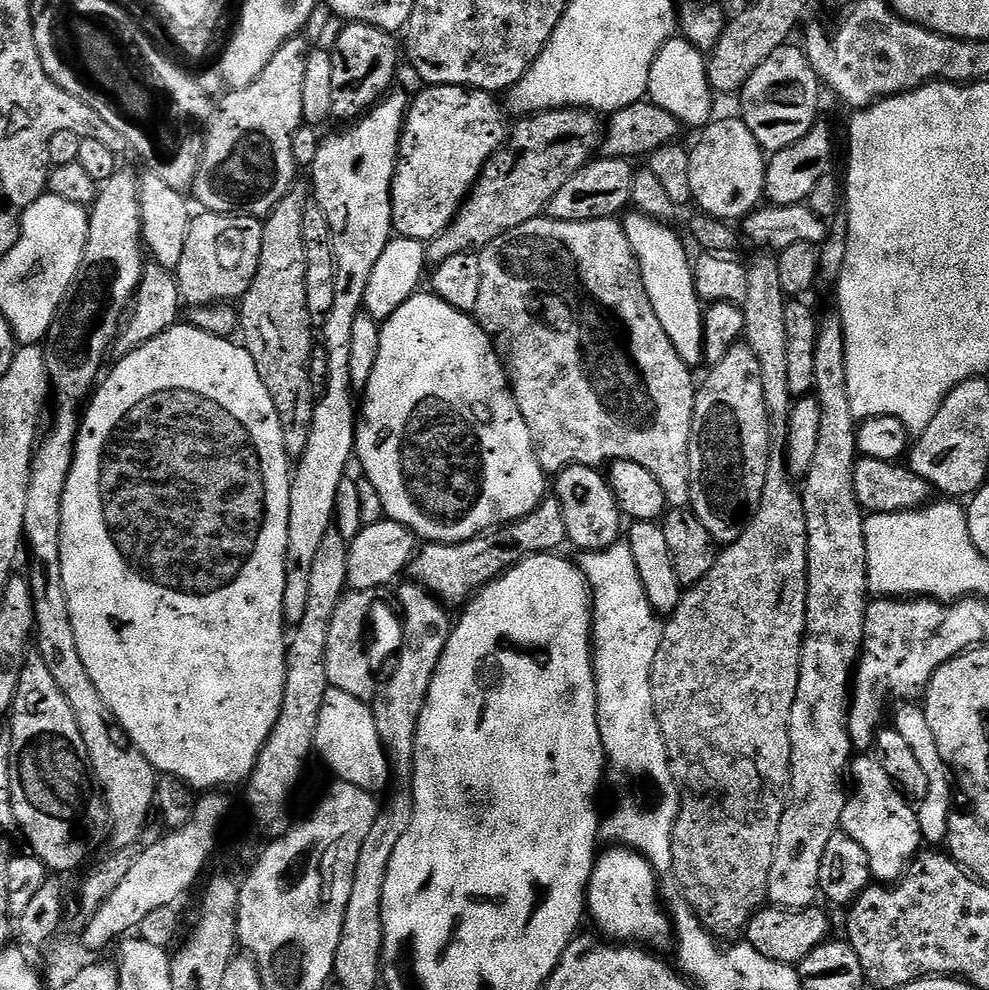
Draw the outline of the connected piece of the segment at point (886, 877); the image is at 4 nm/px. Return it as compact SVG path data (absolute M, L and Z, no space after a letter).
M860 754L851 761L850 795L844 803L840 828L866 850L872 875L880 882L899 880L922 848L916 808L886 774L883 759L876 754Z

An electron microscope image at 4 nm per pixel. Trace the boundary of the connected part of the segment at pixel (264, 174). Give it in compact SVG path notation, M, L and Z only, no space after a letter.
M303 35L290 38L278 50L274 58L266 62L266 70L245 88L231 89L228 97L215 109L204 132L204 149L197 166L197 174L190 187L199 206L205 212L232 212L236 216L267 217L282 202L284 195L297 183L298 169L294 162L292 139L302 126L302 81L306 74L306 58L310 44Z

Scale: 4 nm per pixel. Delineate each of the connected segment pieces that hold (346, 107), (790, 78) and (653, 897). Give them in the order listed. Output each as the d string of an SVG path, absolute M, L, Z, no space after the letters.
M345 23L338 42L330 49L334 62L331 119L355 122L388 95L396 80L396 67L402 64L402 48L391 32L369 24Z
M787 44L774 50L741 88L738 116L750 128L765 153L781 152L786 146L800 141L816 123L822 86L810 66L803 49Z
M612 846L604 851L597 855L592 877L588 879L587 911L600 923L599 931L609 941L635 942L660 950L667 940L669 943L673 939L674 929L669 913L660 909L660 884L652 863L623 846Z

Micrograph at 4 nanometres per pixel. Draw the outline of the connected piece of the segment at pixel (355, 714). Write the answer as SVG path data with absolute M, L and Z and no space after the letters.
M329 687L318 714L315 751L318 756L320 752L337 781L358 786L373 794L380 794L388 780L390 784L388 753L384 751L384 743L378 734L371 707L365 701L350 698L350 694L334 687Z

